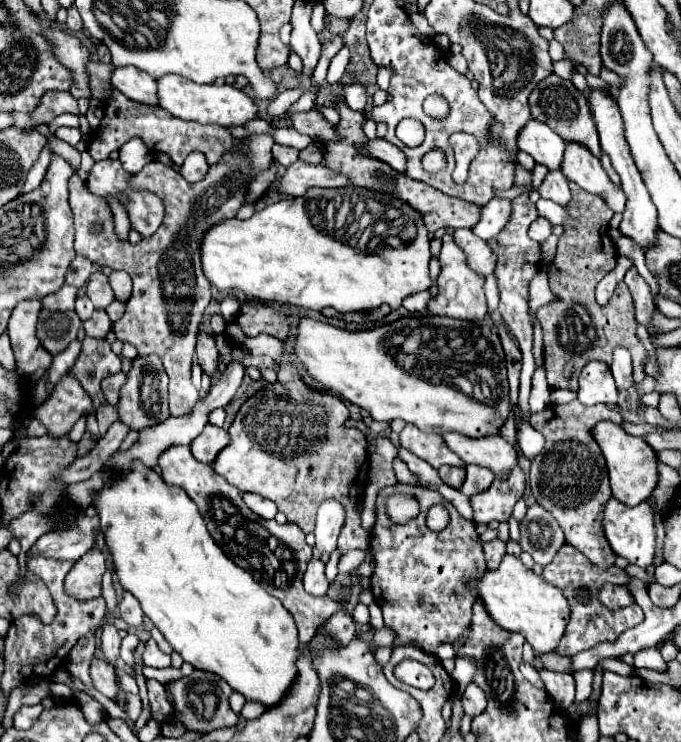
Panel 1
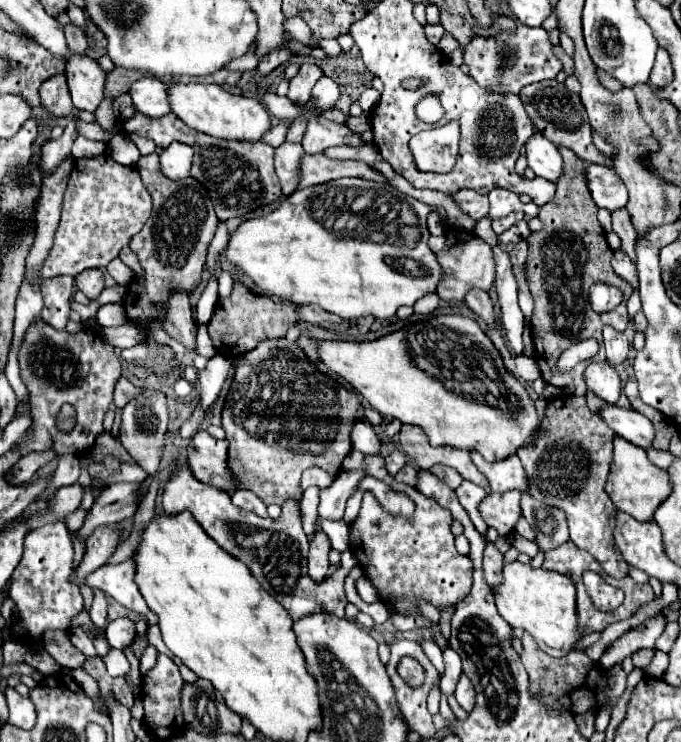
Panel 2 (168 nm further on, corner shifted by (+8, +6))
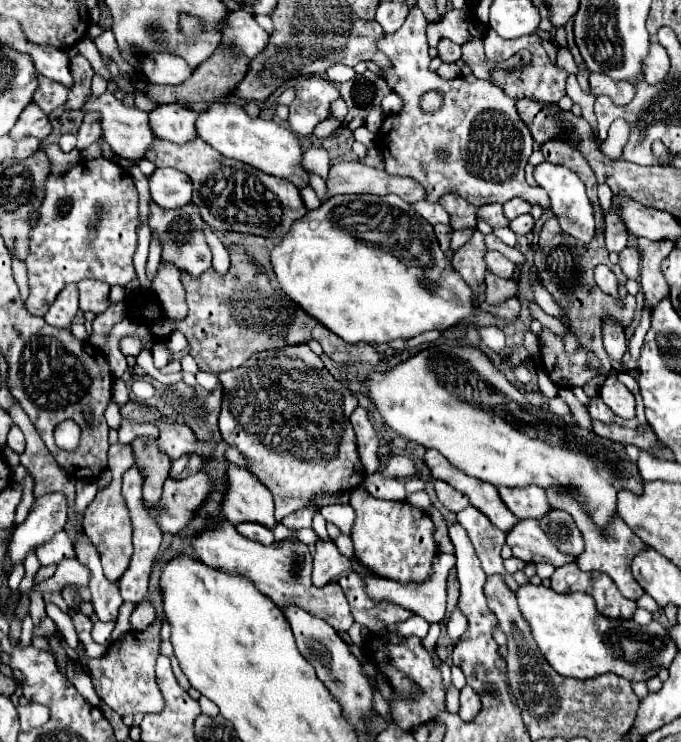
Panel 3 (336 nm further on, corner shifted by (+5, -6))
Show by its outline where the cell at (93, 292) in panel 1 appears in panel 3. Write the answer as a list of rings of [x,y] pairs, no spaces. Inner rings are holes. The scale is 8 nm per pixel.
[[[82,280],[78,284],[80,290],[80,310],[90,310],[94,314],[100,314],[108,308],[108,292],[110,286],[106,282],[98,282],[98,280]]]

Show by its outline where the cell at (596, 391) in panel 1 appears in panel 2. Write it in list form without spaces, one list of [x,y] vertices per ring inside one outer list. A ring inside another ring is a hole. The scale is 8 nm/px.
[[[591,362],[585,370],[587,388],[593,390],[601,400],[615,404],[621,394],[621,378],[617,370],[607,362]]]

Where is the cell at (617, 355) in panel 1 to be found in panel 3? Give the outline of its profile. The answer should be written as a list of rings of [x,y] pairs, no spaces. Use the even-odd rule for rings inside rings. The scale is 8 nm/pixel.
[[[606,318],[606,322],[604,322],[604,348],[606,348],[608,356],[616,362],[622,362],[622,358],[628,350],[624,330],[612,318]]]

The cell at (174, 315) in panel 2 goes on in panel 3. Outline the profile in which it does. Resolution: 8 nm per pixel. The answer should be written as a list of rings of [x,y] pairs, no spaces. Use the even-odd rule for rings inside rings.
[[[160,264],[158,274],[152,282],[152,292],[156,294],[158,302],[162,304],[164,314],[170,320],[182,320],[186,318],[186,298],[184,288],[180,282],[180,272],[176,268],[170,268],[168,264]]]

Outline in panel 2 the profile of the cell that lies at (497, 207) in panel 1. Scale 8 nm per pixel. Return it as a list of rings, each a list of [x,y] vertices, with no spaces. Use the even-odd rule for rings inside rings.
[[[495,188],[491,194],[489,194],[489,202],[491,202],[491,210],[489,210],[489,216],[495,220],[495,218],[501,218],[501,216],[507,216],[511,212],[517,212],[517,210],[523,210],[523,204],[519,200],[519,194],[515,192],[507,192],[503,188]]]

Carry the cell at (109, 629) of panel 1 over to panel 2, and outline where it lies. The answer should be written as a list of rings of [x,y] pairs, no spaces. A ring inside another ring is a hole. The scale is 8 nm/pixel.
[[[93,590],[95,598],[93,598],[93,606],[89,610],[91,614],[91,620],[95,626],[99,628],[105,628],[107,626],[107,600],[105,600],[105,594],[101,590]]]

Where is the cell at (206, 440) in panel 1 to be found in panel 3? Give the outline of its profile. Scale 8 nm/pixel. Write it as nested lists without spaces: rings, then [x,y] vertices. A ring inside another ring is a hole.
[[[228,462],[226,482],[228,488],[220,502],[220,512],[226,520],[232,524],[238,524],[240,520],[258,520],[258,524],[266,524],[268,528],[276,526],[272,496],[256,476],[246,468]]]

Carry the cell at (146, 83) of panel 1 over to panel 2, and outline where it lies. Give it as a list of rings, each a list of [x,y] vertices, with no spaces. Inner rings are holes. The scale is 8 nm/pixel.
[[[155,78],[137,80],[131,86],[133,104],[139,112],[143,112],[149,118],[161,118],[171,112],[169,100],[167,100],[167,86]]]

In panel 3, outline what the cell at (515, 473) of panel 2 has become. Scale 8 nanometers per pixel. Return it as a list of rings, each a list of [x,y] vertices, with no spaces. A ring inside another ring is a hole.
[[[498,486],[498,494],[506,508],[516,518],[542,518],[550,506],[546,500],[546,494],[538,486],[524,486],[524,488],[508,488]]]

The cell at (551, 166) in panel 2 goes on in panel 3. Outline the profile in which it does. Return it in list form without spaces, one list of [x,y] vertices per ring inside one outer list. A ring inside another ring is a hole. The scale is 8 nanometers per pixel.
[[[542,162],[534,168],[534,180],[538,182],[538,186],[542,186],[548,192],[550,202],[552,202],[552,212],[558,218],[562,230],[568,232],[570,236],[582,240],[584,244],[590,242],[594,236],[594,214],[592,214],[592,204],[586,196],[582,180],[574,172],[570,172],[568,168],[558,166],[558,164],[550,164],[550,162]]]

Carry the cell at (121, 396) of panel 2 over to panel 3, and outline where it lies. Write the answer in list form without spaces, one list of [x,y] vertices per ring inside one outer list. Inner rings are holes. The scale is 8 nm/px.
[[[160,416],[156,422],[156,428],[160,430],[158,436],[158,446],[162,446],[166,450],[166,454],[170,456],[170,460],[180,458],[182,454],[198,454],[198,456],[210,456],[210,448],[200,444],[194,436],[194,432],[186,426],[186,424],[178,424],[178,422],[168,422],[164,416]]]

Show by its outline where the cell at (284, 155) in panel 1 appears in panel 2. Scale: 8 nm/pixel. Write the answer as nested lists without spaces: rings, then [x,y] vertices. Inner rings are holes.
[[[283,142],[279,148],[275,148],[275,170],[281,180],[283,194],[289,196],[293,190],[297,190],[299,184],[299,160],[303,156],[301,144]]]

